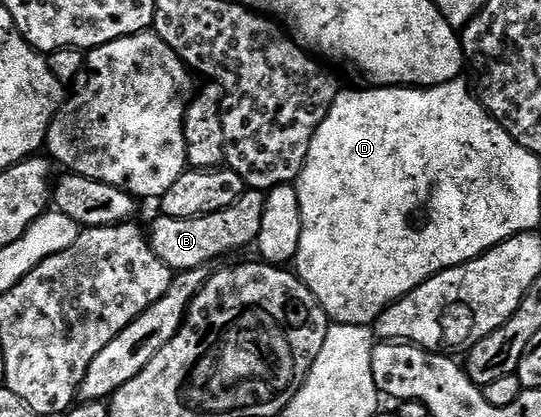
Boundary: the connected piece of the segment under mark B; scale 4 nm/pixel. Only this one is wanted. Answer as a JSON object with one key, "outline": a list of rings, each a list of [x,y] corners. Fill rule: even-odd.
{"outline":[[[248,189],[225,211],[210,213],[193,219],[173,219],[156,216],[156,221],[149,229],[149,240],[157,259],[165,263],[172,271],[185,269],[202,269],[210,266],[210,261],[235,253],[246,245],[254,246],[259,240],[261,215],[265,215],[265,196],[258,189]]]}

